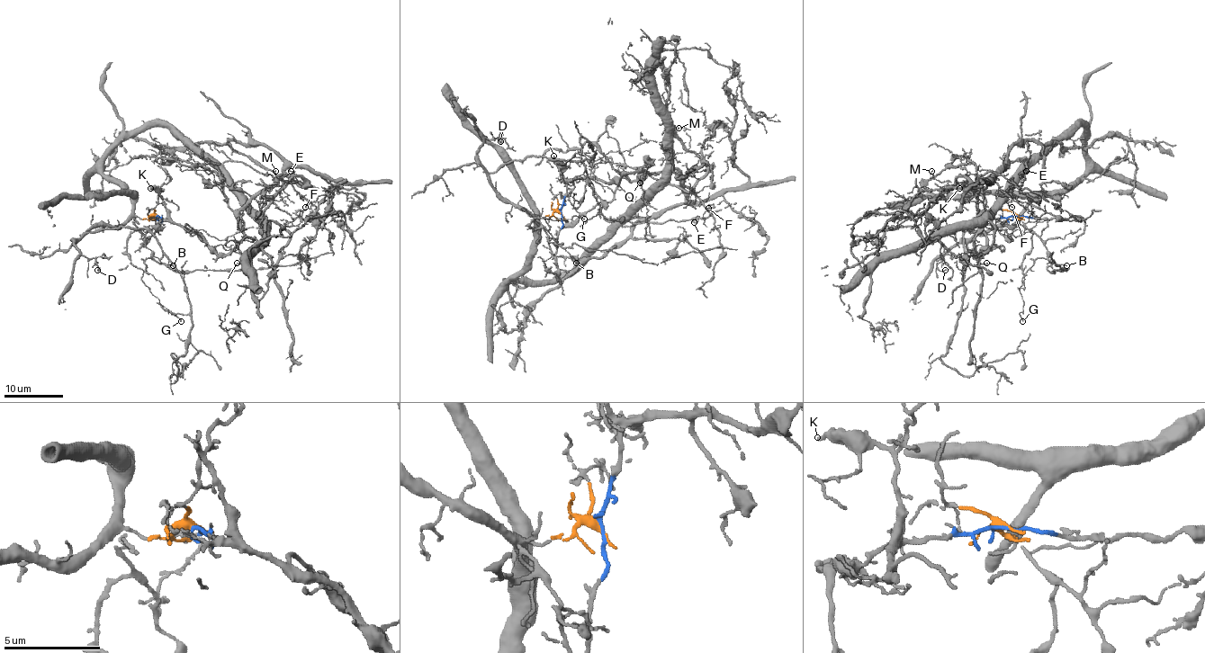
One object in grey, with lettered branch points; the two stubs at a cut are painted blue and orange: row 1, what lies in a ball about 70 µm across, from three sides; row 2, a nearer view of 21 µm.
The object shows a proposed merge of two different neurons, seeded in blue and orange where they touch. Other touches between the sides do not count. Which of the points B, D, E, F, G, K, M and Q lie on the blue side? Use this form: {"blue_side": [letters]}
{"blue_side": ["F", "K", "M", "Q"]}

